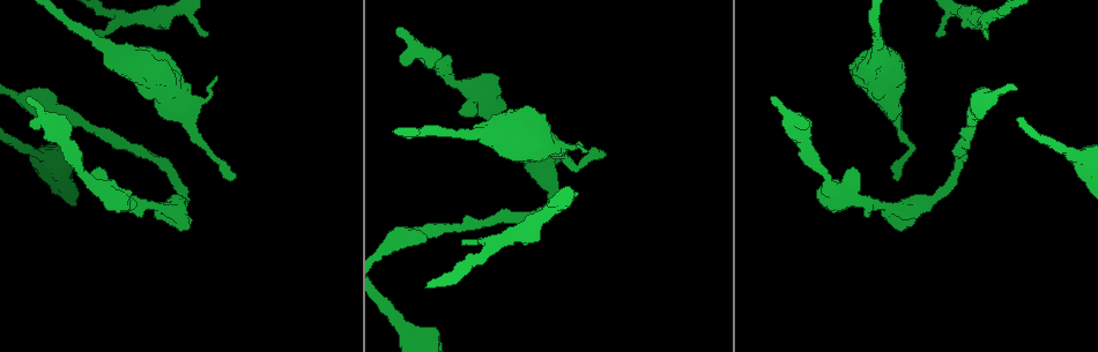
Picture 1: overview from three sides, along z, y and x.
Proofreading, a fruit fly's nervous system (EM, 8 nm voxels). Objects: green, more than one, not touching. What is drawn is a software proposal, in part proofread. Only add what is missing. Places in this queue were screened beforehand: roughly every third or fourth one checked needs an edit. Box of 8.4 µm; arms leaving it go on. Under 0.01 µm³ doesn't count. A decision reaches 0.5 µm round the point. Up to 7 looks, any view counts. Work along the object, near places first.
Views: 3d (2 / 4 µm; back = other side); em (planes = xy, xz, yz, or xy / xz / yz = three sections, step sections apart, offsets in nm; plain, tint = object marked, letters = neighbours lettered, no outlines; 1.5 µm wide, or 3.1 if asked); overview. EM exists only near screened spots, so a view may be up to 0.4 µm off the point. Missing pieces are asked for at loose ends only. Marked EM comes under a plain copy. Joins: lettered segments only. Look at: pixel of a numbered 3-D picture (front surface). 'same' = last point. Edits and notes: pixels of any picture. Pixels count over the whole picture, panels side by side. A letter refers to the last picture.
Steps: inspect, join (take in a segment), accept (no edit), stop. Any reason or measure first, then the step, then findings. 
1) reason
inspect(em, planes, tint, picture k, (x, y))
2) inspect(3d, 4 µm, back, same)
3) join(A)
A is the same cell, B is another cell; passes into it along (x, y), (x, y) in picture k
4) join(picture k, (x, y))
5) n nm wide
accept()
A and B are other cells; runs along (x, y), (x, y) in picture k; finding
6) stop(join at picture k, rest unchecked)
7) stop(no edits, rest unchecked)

an open end
inspect(3d, 4 µm, picture 1, (900, 176))

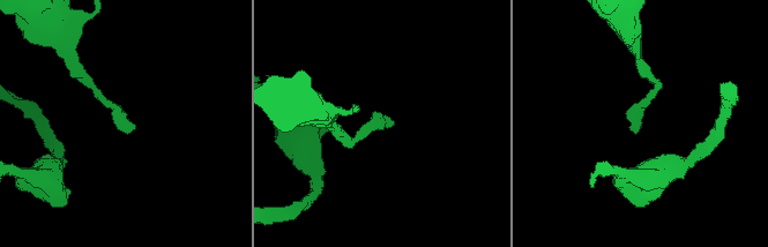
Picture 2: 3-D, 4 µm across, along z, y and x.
inspect(em, planes, letters, picture 2, (637, 125))

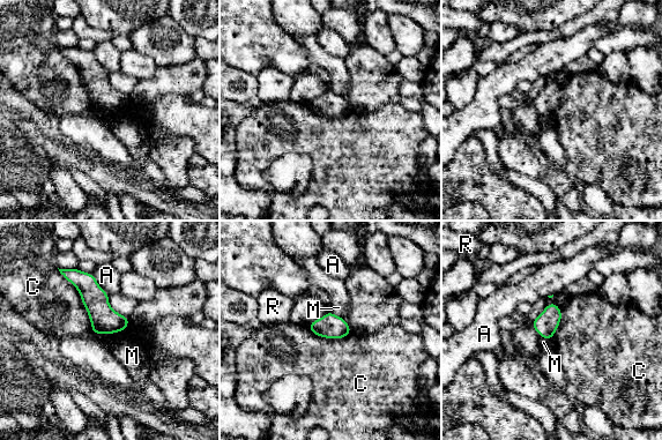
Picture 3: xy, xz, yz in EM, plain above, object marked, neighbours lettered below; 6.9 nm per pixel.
accept()
A, C, M and R are other cells; no lettered segment goes on from it

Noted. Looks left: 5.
free end
inspect(em, planes, letters, picture 1, (461, 242))

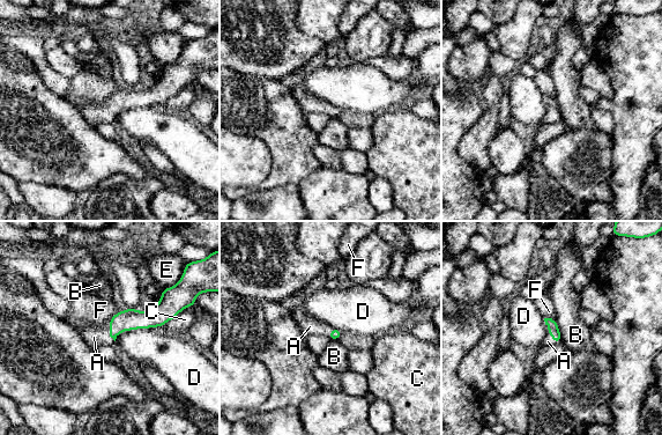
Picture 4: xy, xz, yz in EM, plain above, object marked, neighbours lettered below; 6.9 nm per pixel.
join(A)
A is the same cell, B, C, D, E and F are other cells; passes into it along (128, 319), (109, 331), (94, 337) in picture 4; the cell continues

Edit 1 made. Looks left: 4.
long arm stops here
inspect(3d, 2 µm, picture 1, (30, 99))

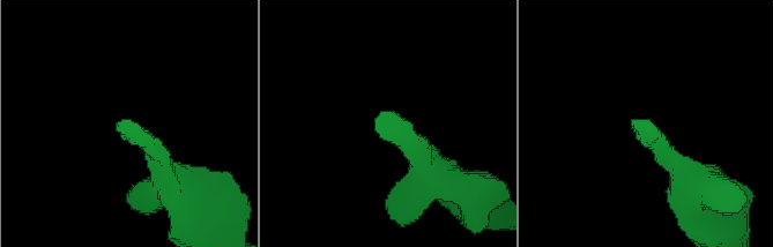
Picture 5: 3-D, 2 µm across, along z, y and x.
inspect(em, planes, tint, picture 5, (631, 120))

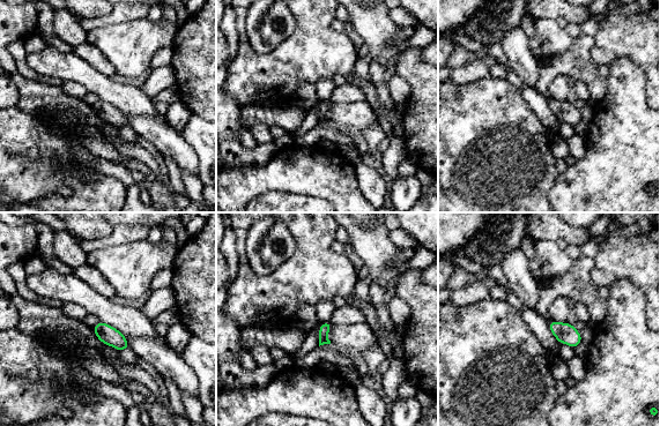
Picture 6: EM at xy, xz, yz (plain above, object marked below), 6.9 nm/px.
inspect(em, planes, letters, same)

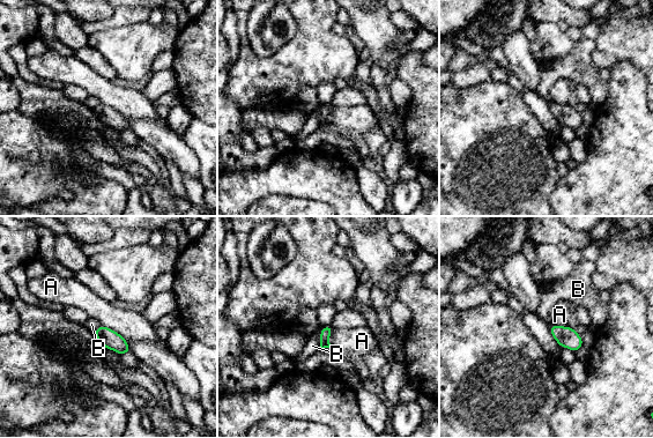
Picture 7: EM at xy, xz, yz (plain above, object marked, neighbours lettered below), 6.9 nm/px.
accept()
A and B are other cells; border along (101, 324), (118, 332), (126, 341) in picture 7; none of them fits

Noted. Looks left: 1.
stop(join at picture 4, rest unchecked)

